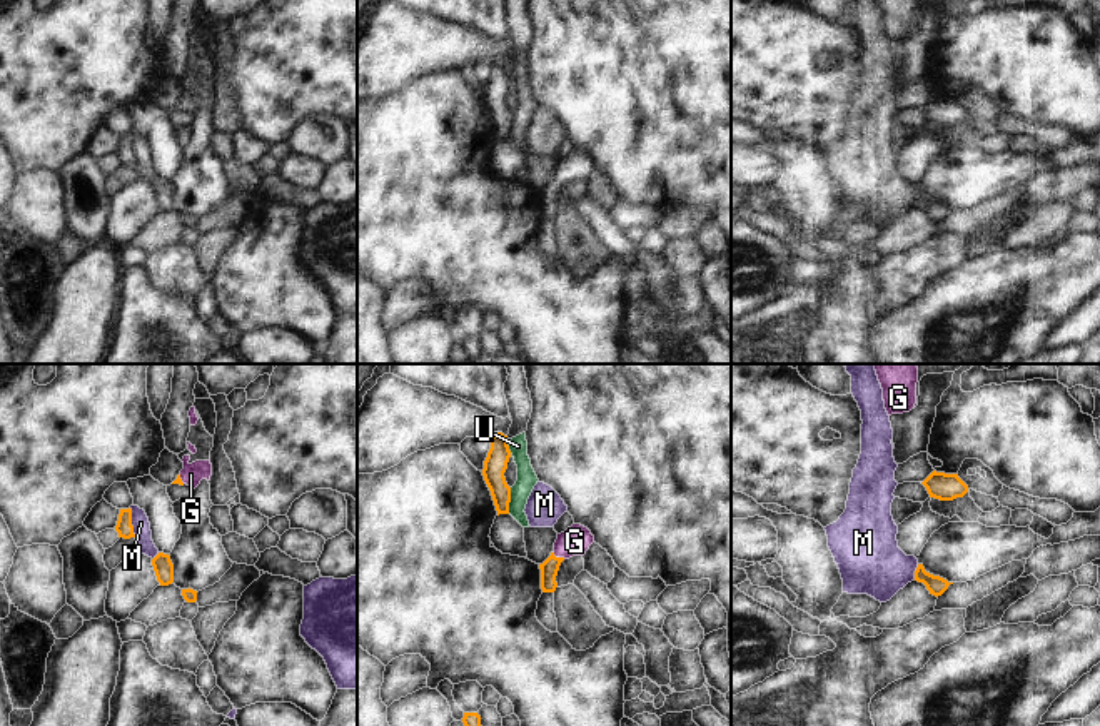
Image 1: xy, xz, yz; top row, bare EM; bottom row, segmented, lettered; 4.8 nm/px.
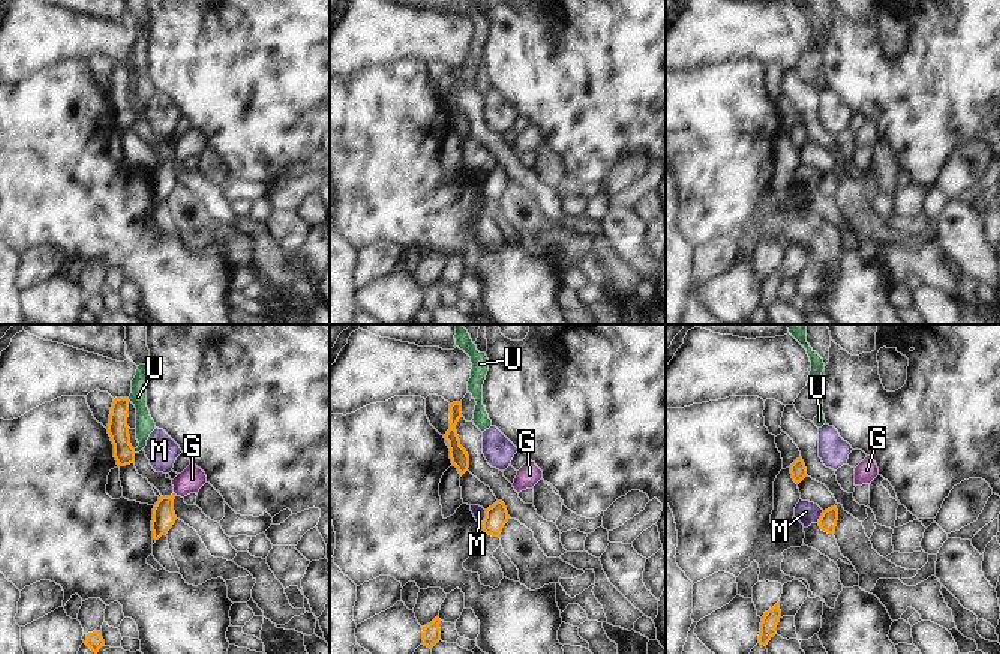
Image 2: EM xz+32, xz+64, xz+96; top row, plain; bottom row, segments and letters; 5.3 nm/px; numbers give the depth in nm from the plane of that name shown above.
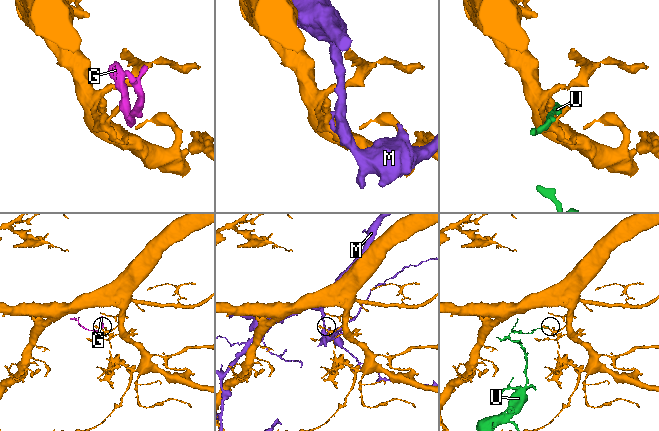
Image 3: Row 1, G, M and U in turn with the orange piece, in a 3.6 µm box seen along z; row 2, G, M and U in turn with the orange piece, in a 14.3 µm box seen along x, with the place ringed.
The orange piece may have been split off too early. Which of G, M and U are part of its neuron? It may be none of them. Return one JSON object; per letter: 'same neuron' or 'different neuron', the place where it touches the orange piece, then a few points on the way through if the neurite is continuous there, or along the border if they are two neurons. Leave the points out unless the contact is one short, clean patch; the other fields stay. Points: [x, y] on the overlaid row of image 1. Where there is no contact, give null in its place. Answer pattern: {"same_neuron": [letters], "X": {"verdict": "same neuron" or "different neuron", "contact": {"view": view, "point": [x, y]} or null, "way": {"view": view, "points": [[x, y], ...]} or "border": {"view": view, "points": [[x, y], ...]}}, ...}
{"same_neuron": ["G"], "G": {"verdict": "same neuron", "contact": {"view": "xz", "point": [558, 558]}, "way": {"view": "xz", "points": [[550, 568], [558, 558], [575, 541]]}}, "M": {"verdict": "different neuron", "contact": {"view": "xy", "point": [131, 523]}}, "U": {"verdict": "different neuron", "contact": {"view": "xz", "point": [509, 501]}}}

